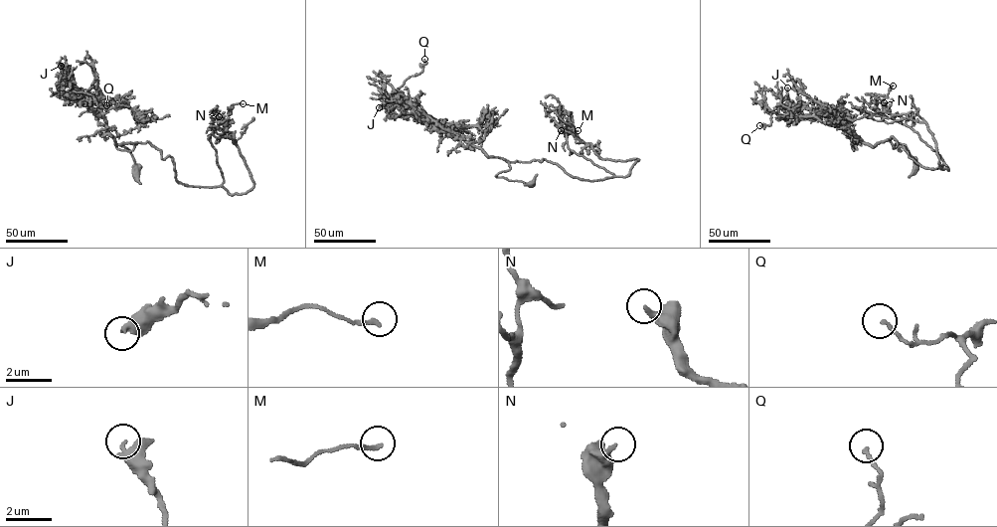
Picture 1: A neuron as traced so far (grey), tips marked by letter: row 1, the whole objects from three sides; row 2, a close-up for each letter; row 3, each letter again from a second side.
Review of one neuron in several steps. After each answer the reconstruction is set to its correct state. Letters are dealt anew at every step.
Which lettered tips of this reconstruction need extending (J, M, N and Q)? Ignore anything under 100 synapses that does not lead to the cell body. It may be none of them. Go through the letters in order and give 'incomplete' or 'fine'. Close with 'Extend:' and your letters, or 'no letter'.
J: fine
M: fine
N: fine
Q: fine
Extend: no letter

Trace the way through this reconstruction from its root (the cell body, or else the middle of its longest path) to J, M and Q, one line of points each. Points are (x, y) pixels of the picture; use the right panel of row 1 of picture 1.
J: (915, 168), (906, 145), (897, 143), (893, 148), (889, 140), (869, 145), (831, 115), (789, 105), (787, 87)
M: (915, 168), (891, 137), (921, 166), (948, 169), (940, 168), (926, 124), (885, 110), (893, 86)
Q: (915, 168), (906, 145), (893, 148), (889, 140), (869, 145), (814, 116), (772, 112), (770, 125), (759, 125)

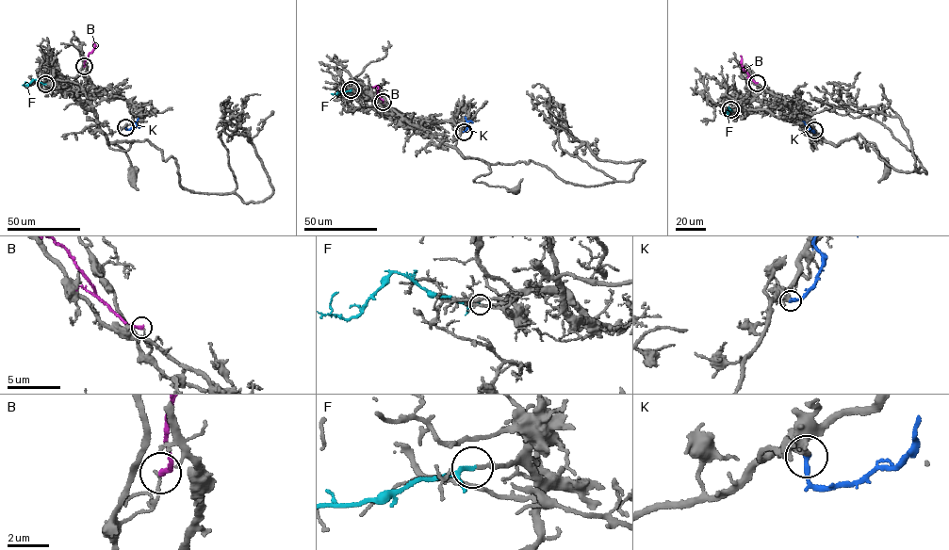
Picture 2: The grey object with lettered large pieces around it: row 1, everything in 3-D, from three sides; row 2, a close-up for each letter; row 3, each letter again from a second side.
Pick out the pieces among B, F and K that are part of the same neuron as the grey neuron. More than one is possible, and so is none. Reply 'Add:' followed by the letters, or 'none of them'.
Add: F

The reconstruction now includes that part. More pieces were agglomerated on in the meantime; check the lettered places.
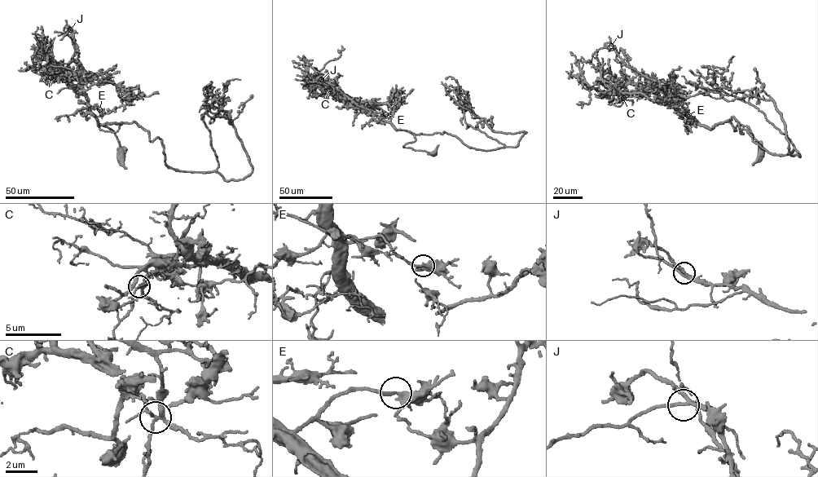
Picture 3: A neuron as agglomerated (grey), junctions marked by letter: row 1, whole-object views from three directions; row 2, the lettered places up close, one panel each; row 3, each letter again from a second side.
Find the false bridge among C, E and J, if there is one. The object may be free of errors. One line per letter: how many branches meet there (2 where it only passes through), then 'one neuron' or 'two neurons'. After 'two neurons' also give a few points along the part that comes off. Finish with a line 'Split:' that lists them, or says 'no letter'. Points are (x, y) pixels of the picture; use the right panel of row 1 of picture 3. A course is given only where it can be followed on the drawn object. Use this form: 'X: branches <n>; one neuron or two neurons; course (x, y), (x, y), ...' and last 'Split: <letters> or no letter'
C: branches 5; two neurons; course (623, 98), (623, 93), (605, 86), (600, 79), (601, 68), (596, 58)
E: branches 4; one neuron
J: branches 3; one neuron
Split: C

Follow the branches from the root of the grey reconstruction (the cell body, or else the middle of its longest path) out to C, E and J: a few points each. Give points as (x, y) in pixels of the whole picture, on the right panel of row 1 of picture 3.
C: (761, 154), (748, 127), (738, 125), (734, 130), (729, 121), (705, 128), (640, 93), (623, 98)
E: (761, 154), (759, 143), (749, 127), (739, 125), (734, 130), (729, 121), (705, 128), (685, 112), (686, 115)
J: (761, 154), (749, 127), (697, 123), (668, 101), (658, 83), (626, 65), (611, 46)

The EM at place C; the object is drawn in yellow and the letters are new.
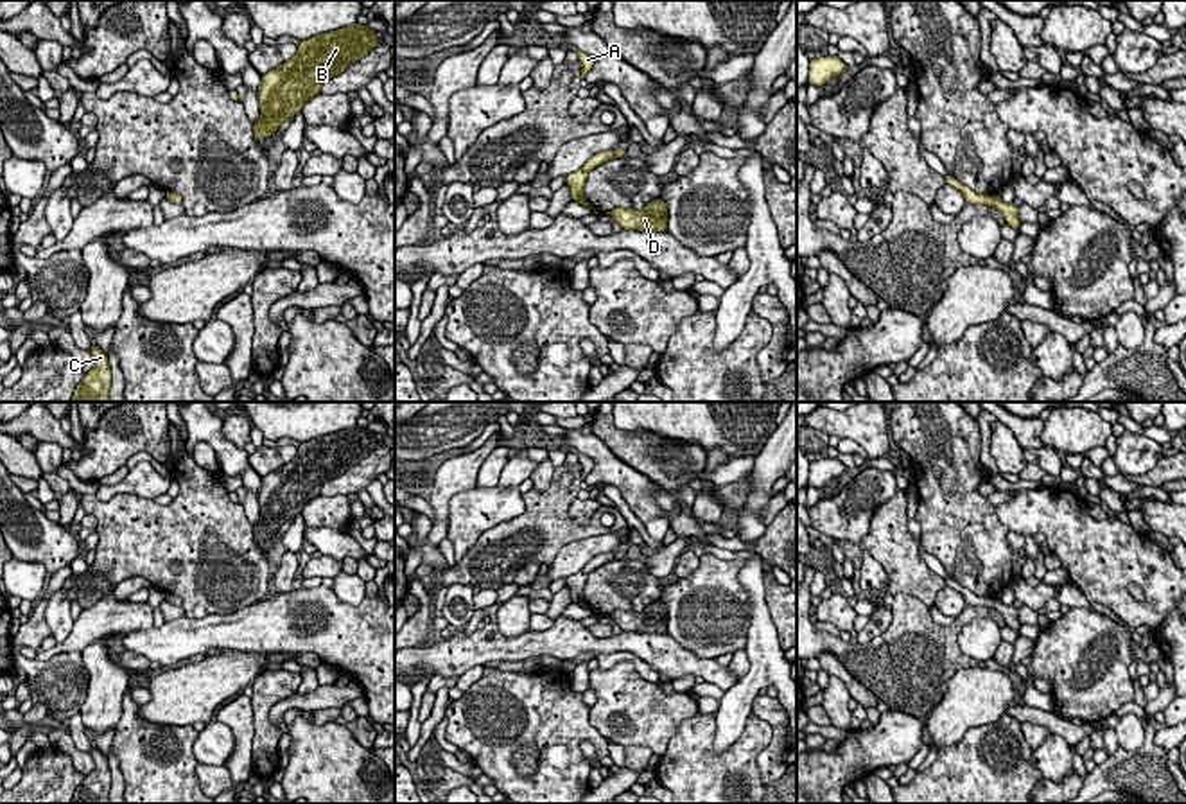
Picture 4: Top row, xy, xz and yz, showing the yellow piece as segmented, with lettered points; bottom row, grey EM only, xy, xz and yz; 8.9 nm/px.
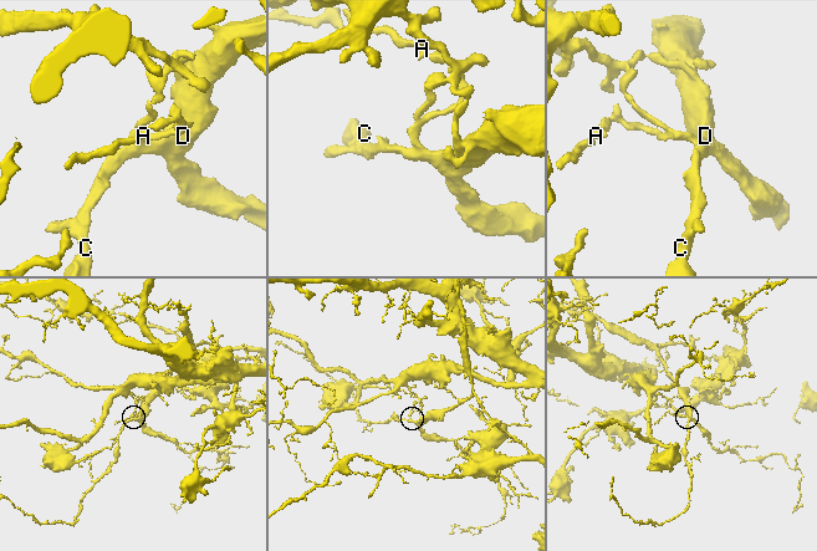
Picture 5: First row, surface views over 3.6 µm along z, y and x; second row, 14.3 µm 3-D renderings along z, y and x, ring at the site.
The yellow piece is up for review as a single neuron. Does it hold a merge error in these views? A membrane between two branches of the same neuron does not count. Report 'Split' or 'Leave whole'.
Split

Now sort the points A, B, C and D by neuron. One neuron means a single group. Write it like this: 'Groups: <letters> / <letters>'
Groups: A / B C D

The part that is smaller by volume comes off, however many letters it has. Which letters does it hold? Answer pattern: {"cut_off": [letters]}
{"cut_off": ["B", "C", "D"]}

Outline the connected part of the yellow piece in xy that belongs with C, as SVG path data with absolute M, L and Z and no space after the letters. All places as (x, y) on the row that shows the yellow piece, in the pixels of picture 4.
M97 346L90 348L95 366L77 384L72 402L109 402L111 370L108 355Z

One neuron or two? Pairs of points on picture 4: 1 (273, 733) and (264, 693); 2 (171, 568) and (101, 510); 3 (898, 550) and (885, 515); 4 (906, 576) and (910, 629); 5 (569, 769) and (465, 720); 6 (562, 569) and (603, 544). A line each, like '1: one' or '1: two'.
1: one
2: one
3: one
4: two
5: one
6: one

